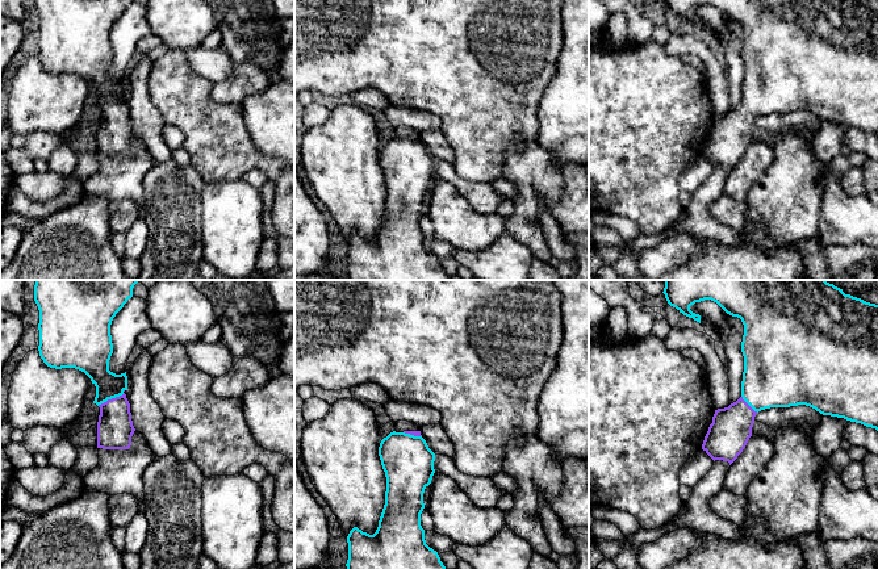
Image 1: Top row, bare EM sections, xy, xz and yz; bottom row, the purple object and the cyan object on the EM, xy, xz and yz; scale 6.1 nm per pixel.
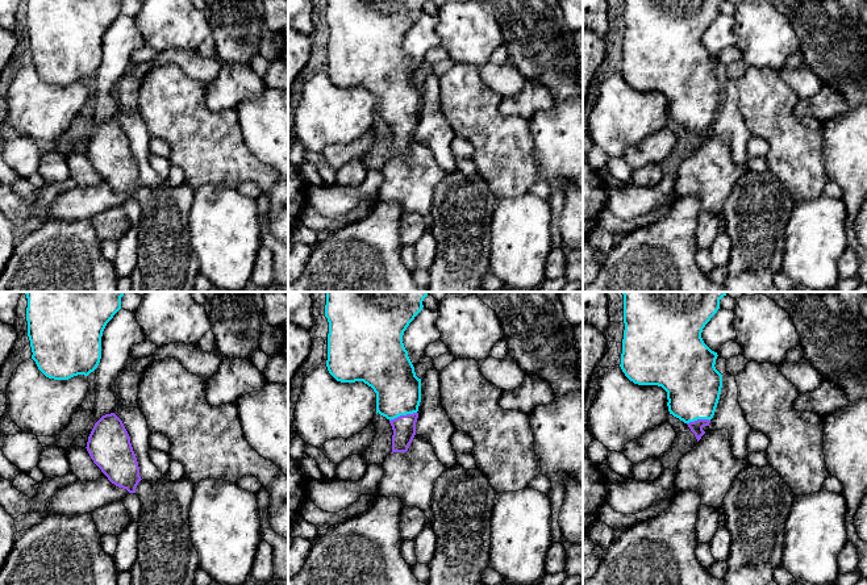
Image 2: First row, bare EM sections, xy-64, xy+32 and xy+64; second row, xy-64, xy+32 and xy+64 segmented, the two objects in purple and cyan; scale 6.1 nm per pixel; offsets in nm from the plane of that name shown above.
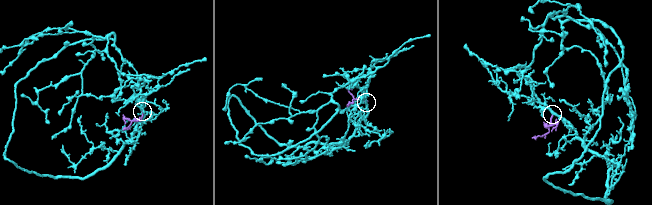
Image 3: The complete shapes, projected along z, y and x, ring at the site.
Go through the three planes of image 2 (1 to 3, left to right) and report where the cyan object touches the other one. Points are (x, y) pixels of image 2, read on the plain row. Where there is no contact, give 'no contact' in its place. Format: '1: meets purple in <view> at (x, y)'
1: no contact
2: meets purple in xy+32 at (403, 121)
3: meets purple in xy+64 at (697, 125)

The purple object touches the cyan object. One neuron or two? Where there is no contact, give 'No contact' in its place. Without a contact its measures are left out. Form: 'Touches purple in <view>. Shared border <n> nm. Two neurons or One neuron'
Touches purple in xy. Shared border 180 nm. One neuron

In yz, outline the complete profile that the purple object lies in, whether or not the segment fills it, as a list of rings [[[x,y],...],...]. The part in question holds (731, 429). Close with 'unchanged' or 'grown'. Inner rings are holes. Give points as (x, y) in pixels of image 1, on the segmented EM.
[[[665,280],[664,292],[668,304],[683,315],[701,323],[701,315],[690,310],[695,302],[711,300],[716,302],[727,314],[737,317],[744,325],[741,352],[744,356],[744,372],[741,381],[741,397],[728,407],[715,410],[712,423],[705,436],[702,449],[715,461],[728,461],[729,465],[745,448],[752,436],[754,417],[758,411],[770,407],[790,407],[806,405],[823,415],[844,418],[850,422],[861,423],[878,431],[878,305],[866,302],[861,298],[845,294],[843,289],[827,283],[825,280]]] | grown

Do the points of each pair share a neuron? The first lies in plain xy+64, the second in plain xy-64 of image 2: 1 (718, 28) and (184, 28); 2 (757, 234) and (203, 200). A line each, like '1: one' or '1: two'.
1: two
2: two

